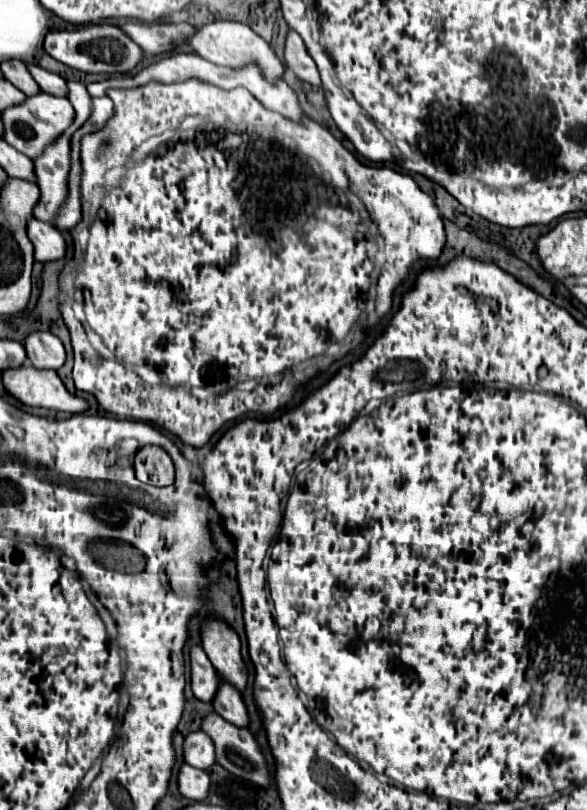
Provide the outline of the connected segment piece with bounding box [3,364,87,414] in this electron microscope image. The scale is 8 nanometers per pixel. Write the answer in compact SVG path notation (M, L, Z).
M29 364L17 370L3 372L3 386L7 394L25 406L49 408L57 412L83 412L87 402L67 392L61 378L53 370L37 370Z

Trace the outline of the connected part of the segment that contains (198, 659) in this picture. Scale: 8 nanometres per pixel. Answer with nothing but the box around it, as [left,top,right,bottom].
[189,646,219,702]

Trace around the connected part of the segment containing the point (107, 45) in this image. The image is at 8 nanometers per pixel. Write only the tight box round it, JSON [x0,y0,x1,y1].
[45,24,145,74]

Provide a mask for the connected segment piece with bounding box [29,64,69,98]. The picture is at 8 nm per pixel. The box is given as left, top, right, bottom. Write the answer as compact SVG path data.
M29 64L29 72L33 74L35 82L41 86L43 92L47 94L53 94L53 96L67 96L67 82L59 76L59 74L53 74L53 72L47 72L35 64Z

